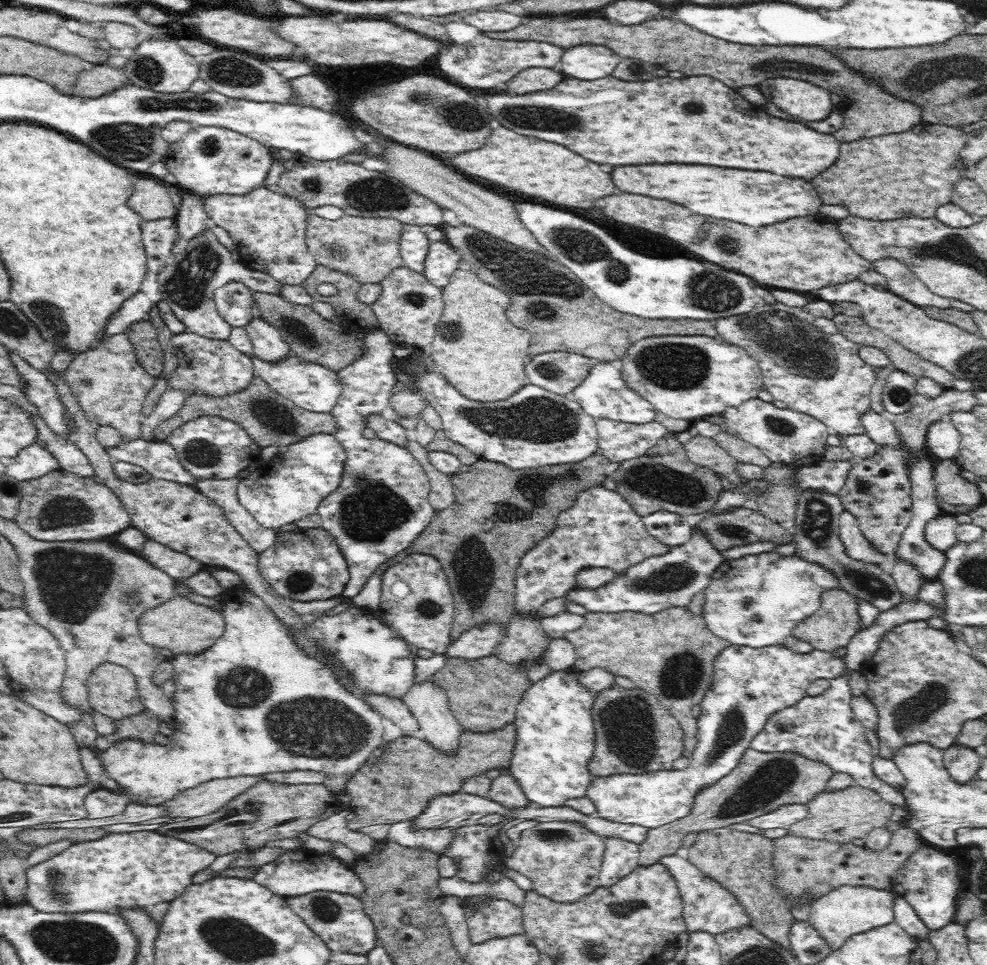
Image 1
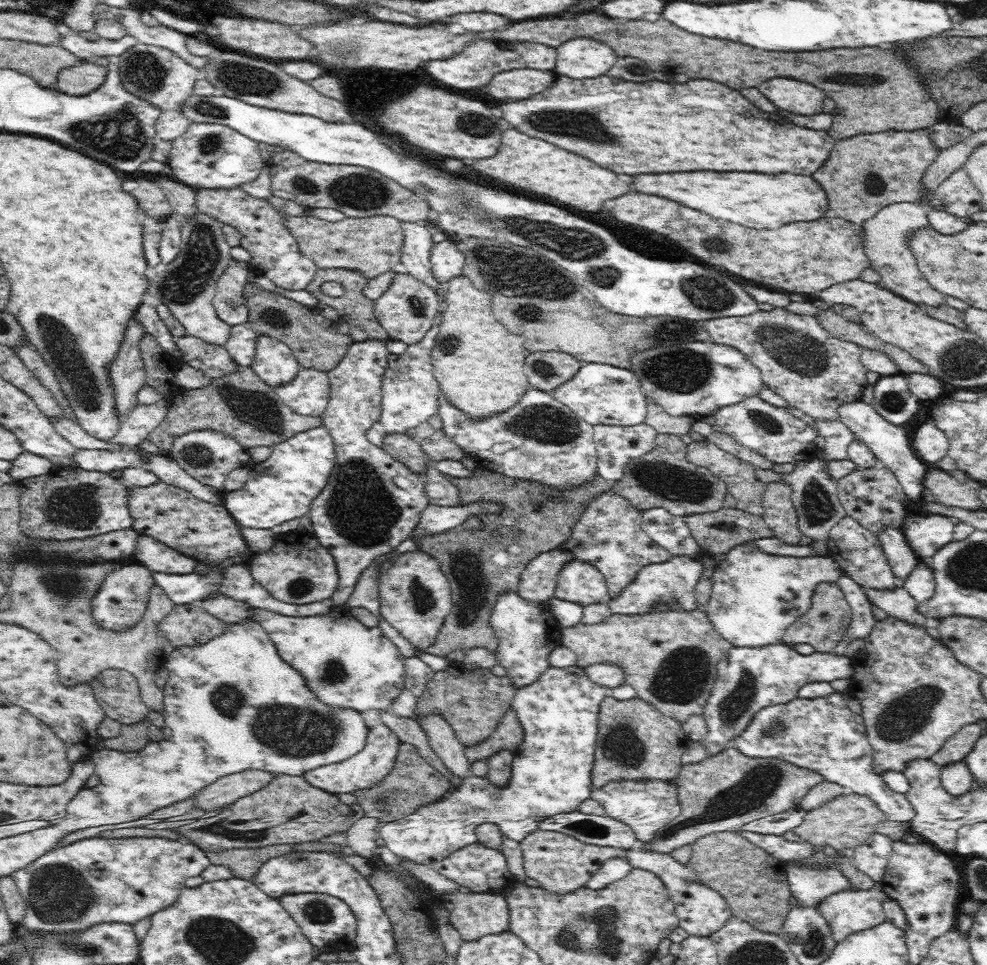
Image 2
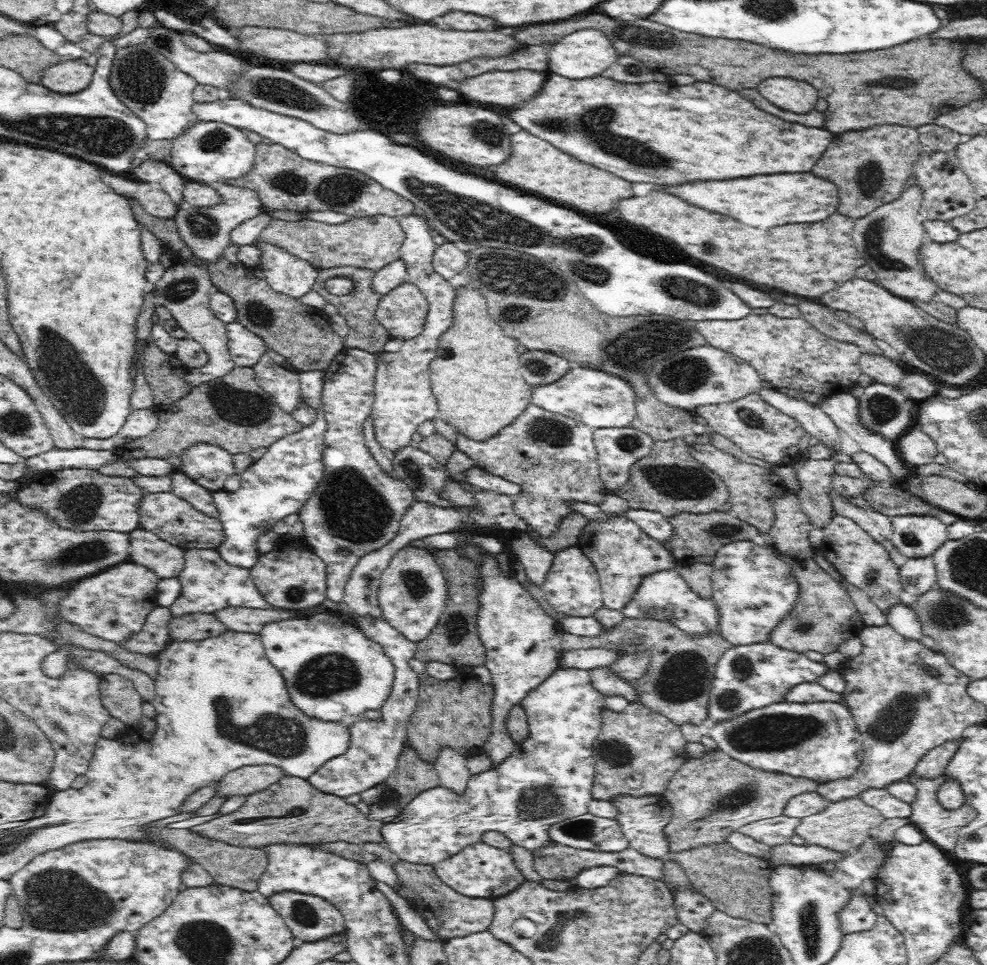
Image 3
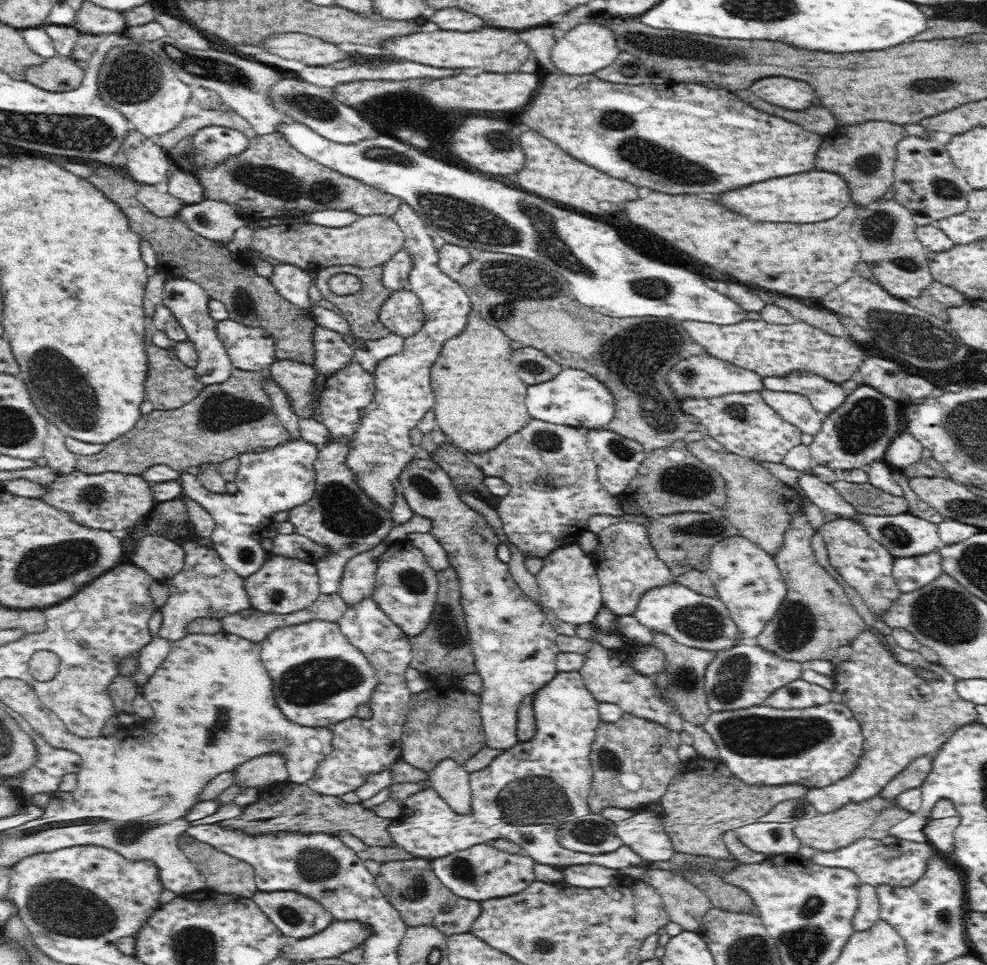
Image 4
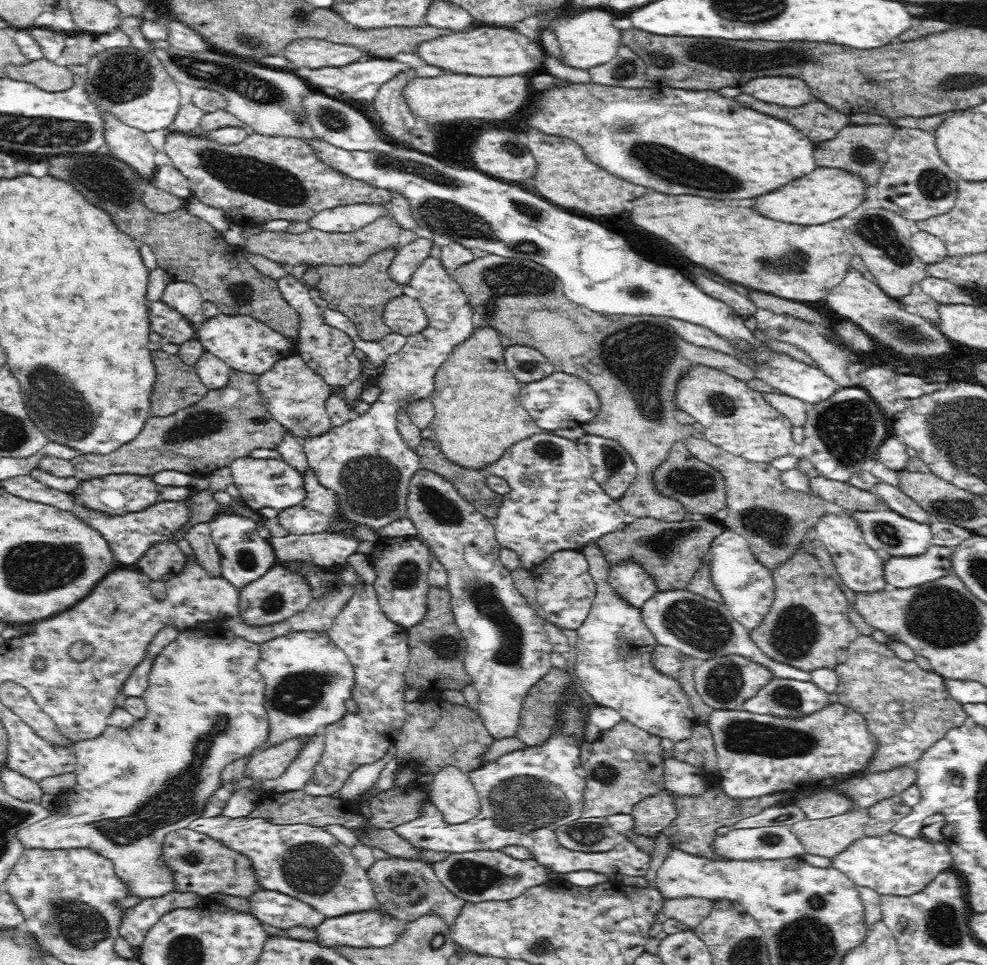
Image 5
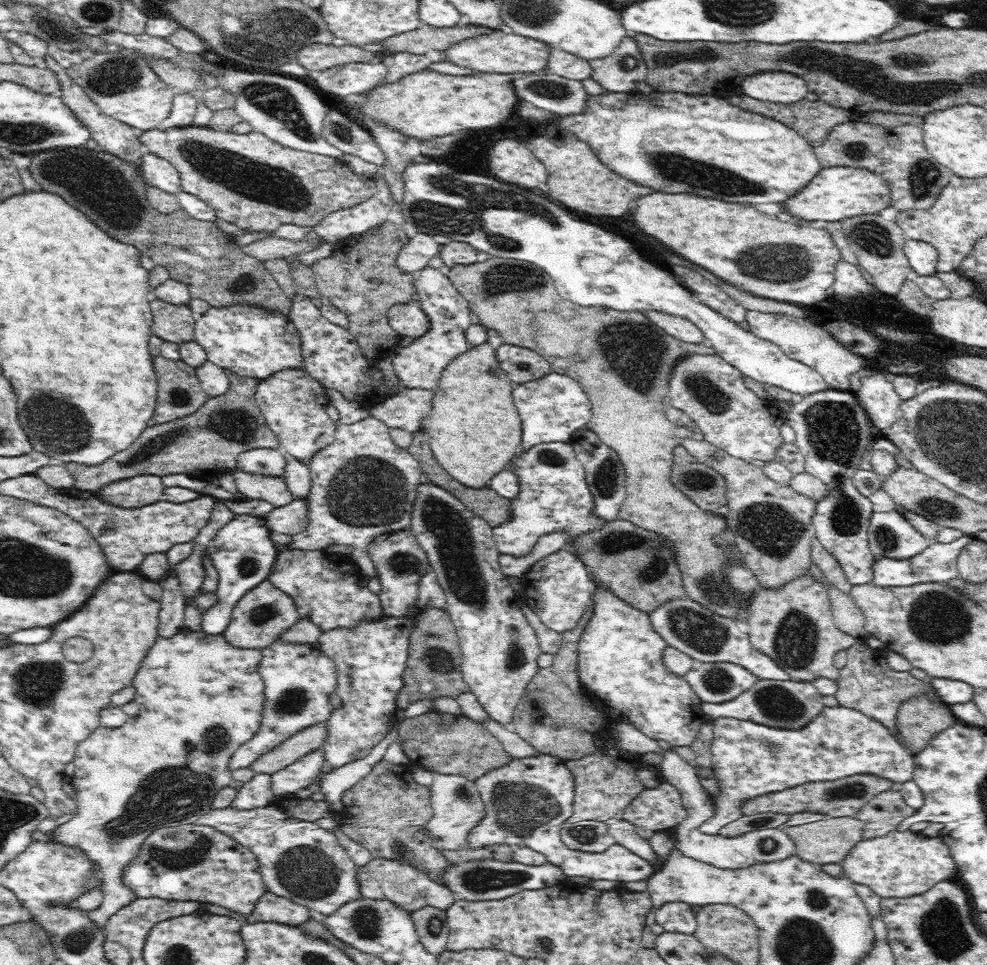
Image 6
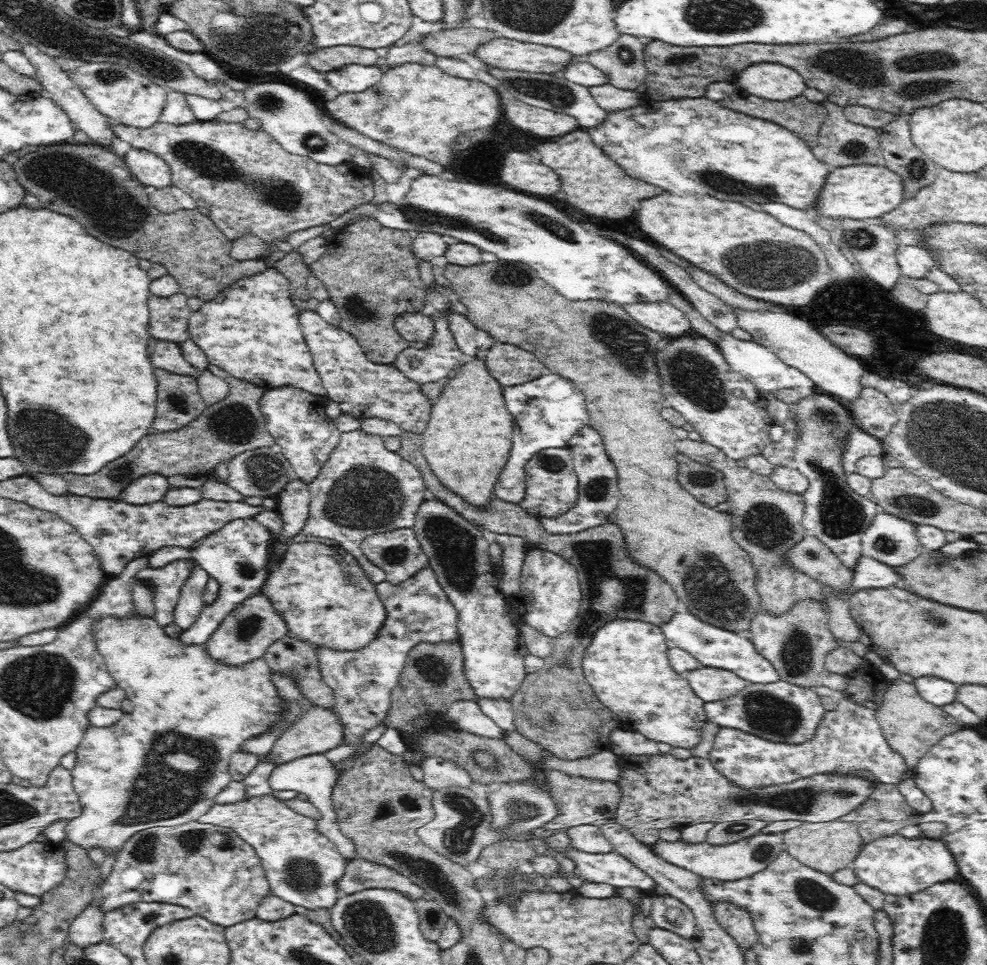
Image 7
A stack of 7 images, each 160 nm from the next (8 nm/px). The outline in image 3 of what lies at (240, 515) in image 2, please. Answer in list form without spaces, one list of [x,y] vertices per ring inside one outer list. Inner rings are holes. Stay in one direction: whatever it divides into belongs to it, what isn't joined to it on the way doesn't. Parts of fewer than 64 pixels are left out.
[[[319,408],[316,420],[310,426],[271,444],[266,453],[241,474],[240,488],[233,492],[213,491],[213,503],[225,535],[217,552],[229,565],[252,568],[262,555],[258,550],[259,537],[271,532],[271,527],[278,521],[291,514],[300,514],[324,476],[326,428],[323,410]]]

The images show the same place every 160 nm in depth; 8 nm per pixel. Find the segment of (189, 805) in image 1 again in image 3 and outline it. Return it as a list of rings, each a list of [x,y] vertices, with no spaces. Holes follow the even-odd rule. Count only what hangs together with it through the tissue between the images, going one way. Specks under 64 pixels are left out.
[[[276,765],[243,766],[228,772],[215,784],[217,797],[249,796],[278,782],[285,772]]]

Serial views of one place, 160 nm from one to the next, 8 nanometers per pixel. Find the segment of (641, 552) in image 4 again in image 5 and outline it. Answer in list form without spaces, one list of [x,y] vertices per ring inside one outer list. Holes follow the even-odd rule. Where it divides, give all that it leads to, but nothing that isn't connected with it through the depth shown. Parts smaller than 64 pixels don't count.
[[[620,562],[610,566],[608,582],[624,600],[638,608],[658,592],[657,584],[640,563]]]

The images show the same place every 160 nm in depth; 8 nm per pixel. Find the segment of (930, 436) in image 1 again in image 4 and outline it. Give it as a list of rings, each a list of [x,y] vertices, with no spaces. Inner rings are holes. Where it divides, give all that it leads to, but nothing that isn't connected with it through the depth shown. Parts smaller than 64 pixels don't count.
[[[900,432],[886,449],[883,461],[888,465],[892,464],[892,466],[904,469],[920,460],[924,449],[920,441],[914,439],[912,435]]]

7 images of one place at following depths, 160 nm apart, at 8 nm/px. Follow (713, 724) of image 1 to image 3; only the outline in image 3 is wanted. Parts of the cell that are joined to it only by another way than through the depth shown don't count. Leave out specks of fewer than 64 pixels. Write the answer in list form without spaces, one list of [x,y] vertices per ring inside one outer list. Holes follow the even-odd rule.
[[[770,642],[733,646],[717,661],[713,673],[710,691],[708,716],[715,722],[727,721],[733,717],[743,715],[755,708],[764,708],[774,703],[782,703],[792,687],[804,681],[816,683],[823,674],[832,671],[840,672],[839,668],[830,668],[824,661],[812,661],[800,652],[788,651],[776,647]],[[620,795],[618,798],[608,800],[612,803],[618,814],[615,819],[621,826],[622,832],[629,840],[629,847],[650,858],[664,858],[668,853],[668,841],[663,828],[670,822],[673,810],[669,802],[661,795],[633,796]]]

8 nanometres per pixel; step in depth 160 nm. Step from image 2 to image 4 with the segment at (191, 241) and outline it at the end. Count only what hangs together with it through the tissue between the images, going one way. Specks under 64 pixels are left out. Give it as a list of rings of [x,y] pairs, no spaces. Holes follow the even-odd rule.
[[[206,198],[196,204],[184,204],[177,216],[190,230],[203,236],[206,240],[215,240],[217,243],[228,243],[236,230],[246,226],[249,221],[232,203]],[[168,278],[162,292],[162,302],[186,331],[188,341],[194,343],[198,353],[197,365],[194,368],[197,379],[204,385],[225,383],[231,375],[233,364],[229,359],[226,347],[217,335],[217,321],[209,314],[209,294],[196,281]]]

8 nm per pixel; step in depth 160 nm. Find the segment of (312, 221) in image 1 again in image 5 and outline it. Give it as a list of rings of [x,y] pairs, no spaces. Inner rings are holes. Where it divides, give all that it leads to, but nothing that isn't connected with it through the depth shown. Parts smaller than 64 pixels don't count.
[[[382,216],[374,222],[354,232],[331,233],[311,228],[302,233],[288,231],[272,232],[262,230],[257,234],[246,233],[244,249],[261,254],[274,262],[284,263],[288,268],[305,264],[308,267],[318,265],[363,265],[369,256],[384,249],[398,249],[402,228],[392,218]]]

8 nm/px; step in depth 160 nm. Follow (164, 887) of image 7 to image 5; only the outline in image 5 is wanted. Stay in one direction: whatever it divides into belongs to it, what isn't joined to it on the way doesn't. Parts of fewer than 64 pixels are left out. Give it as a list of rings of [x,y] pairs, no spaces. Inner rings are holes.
[[[190,828],[169,832],[161,850],[162,862],[173,869],[173,886],[178,892],[194,892],[203,898],[214,892],[248,898],[261,889],[255,877],[255,868],[247,856],[204,833]]]

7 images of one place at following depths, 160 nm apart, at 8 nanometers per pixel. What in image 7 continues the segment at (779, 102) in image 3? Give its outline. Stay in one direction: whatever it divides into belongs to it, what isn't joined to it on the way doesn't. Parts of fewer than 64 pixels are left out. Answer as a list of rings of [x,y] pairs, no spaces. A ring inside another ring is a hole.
[[[754,64],[738,76],[737,89],[764,100],[788,101],[807,88],[803,75],[782,64]]]

